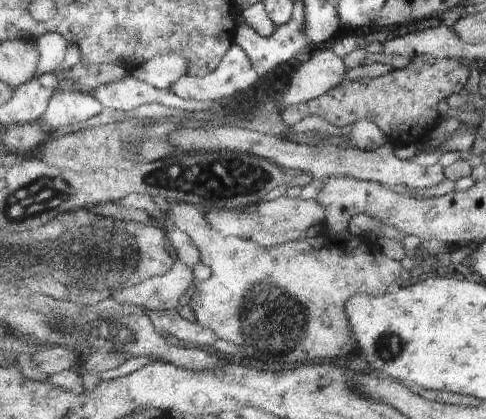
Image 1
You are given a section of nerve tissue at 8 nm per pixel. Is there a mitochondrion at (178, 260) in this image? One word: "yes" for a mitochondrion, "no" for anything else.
no

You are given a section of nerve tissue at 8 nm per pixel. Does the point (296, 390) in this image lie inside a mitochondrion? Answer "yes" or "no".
no

